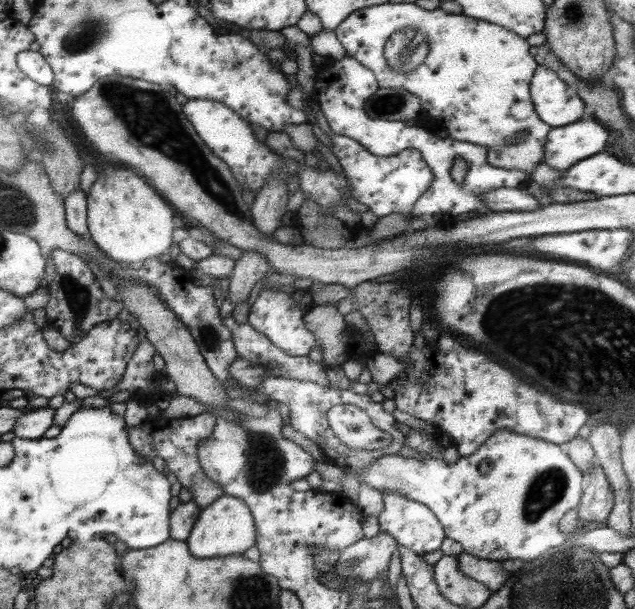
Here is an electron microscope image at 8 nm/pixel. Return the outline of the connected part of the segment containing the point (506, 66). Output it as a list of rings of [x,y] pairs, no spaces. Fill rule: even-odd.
[[[376,4],[370,8],[354,10],[337,28],[335,36],[347,50],[347,56],[354,58],[361,65],[371,69],[378,78],[379,88],[403,88],[412,92],[420,99],[423,110],[421,119],[432,127],[448,131],[450,139],[486,146],[489,148],[488,160],[498,168],[521,170],[528,178],[535,167],[545,158],[545,147],[551,125],[546,124],[535,111],[531,99],[531,80],[539,65],[532,55],[528,41],[510,29],[491,24],[490,21],[477,20],[464,14],[448,14],[441,8],[424,10],[413,4]],[[400,28],[414,28],[415,36],[420,36],[422,42],[428,42],[430,52],[426,61],[410,74],[395,72],[384,58],[384,46],[391,34]],[[526,130],[525,141],[516,143],[517,132]]]

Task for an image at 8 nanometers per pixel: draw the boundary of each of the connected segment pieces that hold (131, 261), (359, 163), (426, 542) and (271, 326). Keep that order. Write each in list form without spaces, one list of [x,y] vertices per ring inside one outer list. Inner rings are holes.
[[[120,167],[118,172],[112,174],[98,174],[94,185],[87,196],[87,227],[90,238],[108,258],[119,262],[120,265],[138,266],[151,260],[159,259],[167,254],[172,246],[174,236],[174,212],[172,208],[160,198],[161,194],[142,175],[134,174],[131,167]]]
[[[330,132],[324,137],[324,141],[333,150],[347,176],[352,198],[366,204],[368,210],[376,216],[411,214],[416,200],[434,180],[434,172],[418,149],[407,149],[392,156],[381,157],[376,156],[351,137]]]
[[[382,493],[382,498],[384,509],[378,518],[380,532],[394,536],[400,542],[400,546],[410,548],[410,551],[416,552],[420,557],[440,549],[446,537],[446,530],[428,506],[408,500],[400,493]]]
[[[265,287],[252,305],[247,323],[264,333],[272,344],[279,346],[284,352],[290,353],[292,356],[306,357],[313,346],[319,346],[311,329],[307,328],[307,323],[303,320],[303,316],[307,312],[308,309],[305,311],[302,307],[298,307],[297,303],[293,301],[291,293]]]

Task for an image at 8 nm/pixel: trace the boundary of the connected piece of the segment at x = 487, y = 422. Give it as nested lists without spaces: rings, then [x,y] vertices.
[[[460,342],[448,353],[431,345],[422,349],[413,345],[406,356],[396,360],[412,364],[390,382],[396,408],[446,432],[461,457],[475,454],[496,431],[503,429],[564,444],[575,439],[588,420],[584,408],[558,402],[554,396],[534,390],[478,348],[468,348]]]

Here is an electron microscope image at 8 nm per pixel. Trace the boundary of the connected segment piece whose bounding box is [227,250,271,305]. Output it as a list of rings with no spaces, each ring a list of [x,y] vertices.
[[[250,250],[243,252],[242,257],[236,260],[236,266],[230,275],[228,298],[232,304],[240,304],[247,300],[252,288],[270,271],[268,261],[259,253]]]

